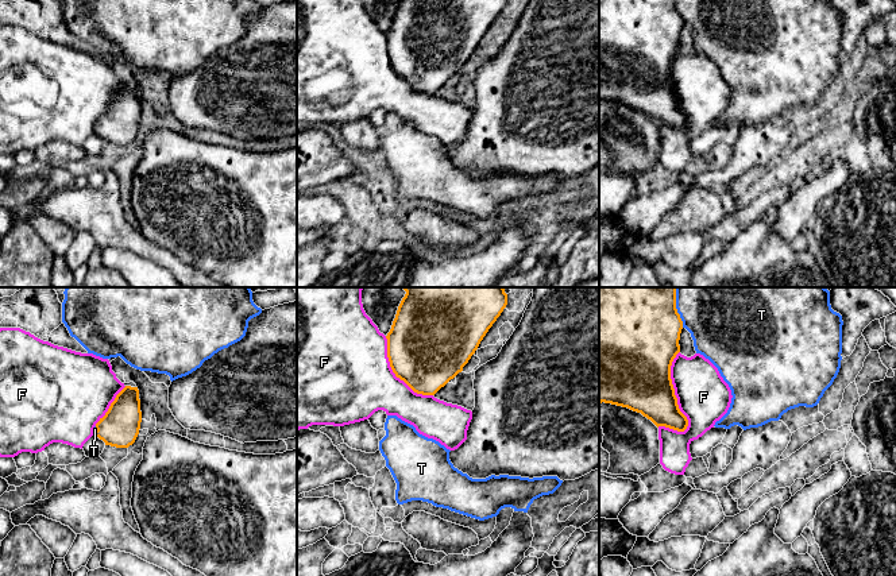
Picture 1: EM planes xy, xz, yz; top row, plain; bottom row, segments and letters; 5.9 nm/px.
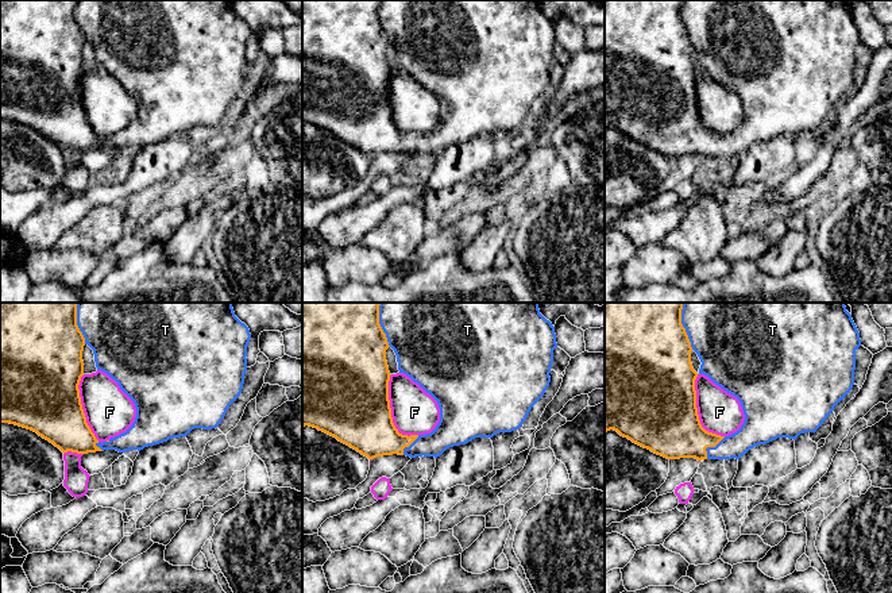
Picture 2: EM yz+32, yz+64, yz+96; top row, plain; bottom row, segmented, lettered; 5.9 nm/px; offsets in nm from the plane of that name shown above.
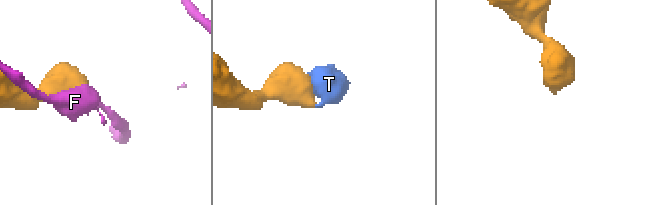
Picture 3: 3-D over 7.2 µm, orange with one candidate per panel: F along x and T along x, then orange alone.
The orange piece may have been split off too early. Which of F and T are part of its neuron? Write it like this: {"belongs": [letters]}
{"belongs": ["T"]}

